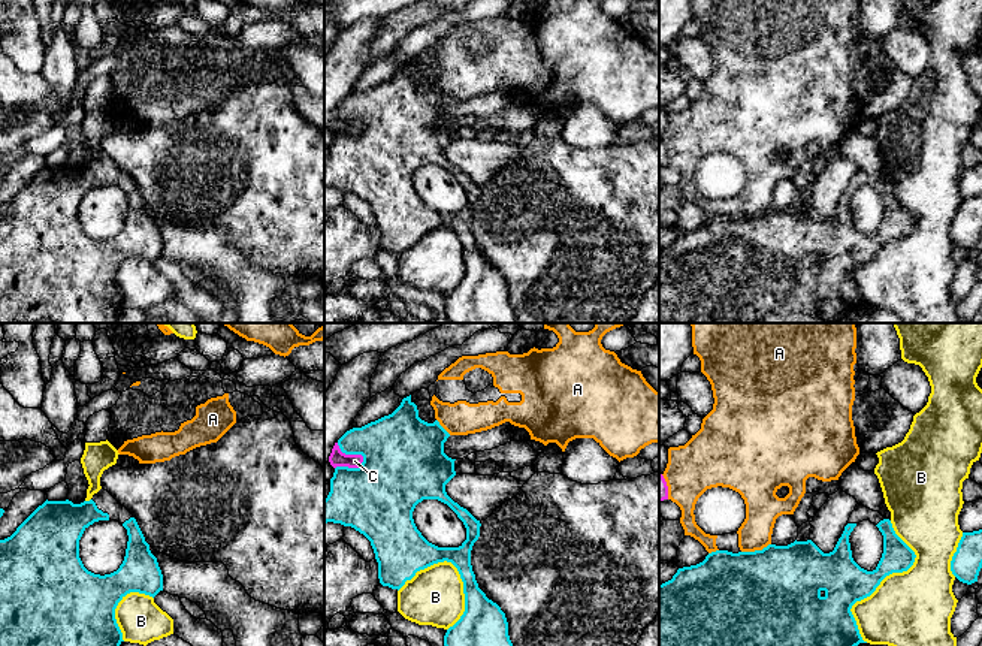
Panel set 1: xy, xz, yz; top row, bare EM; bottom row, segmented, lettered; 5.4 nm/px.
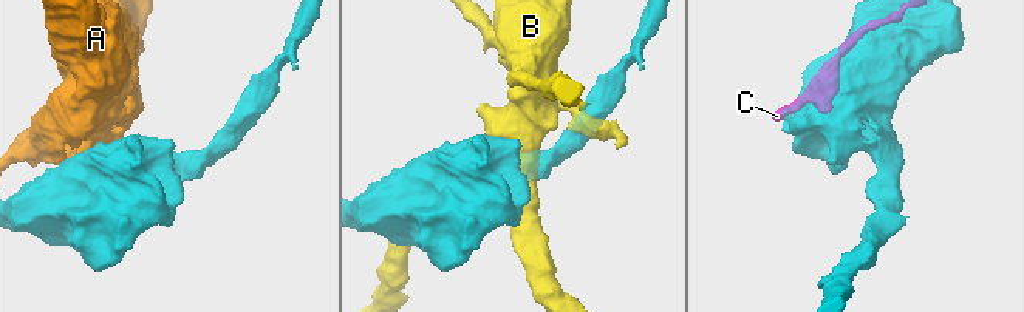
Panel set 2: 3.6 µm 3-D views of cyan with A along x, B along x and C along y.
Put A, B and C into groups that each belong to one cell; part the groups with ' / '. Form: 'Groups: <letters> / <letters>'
Groups: A / B / C

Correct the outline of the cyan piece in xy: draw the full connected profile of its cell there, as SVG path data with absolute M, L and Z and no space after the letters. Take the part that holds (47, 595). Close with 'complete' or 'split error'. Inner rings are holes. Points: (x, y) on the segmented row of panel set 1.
M108 490L90 501L45 501L16 531L0 540L0 646L120 646L118 603L130 592L155 597L163 591L157 558L133 517ZM99 520L117 520L129 535L126 556L111 574L88 571L79 558L84 531Z; split error

